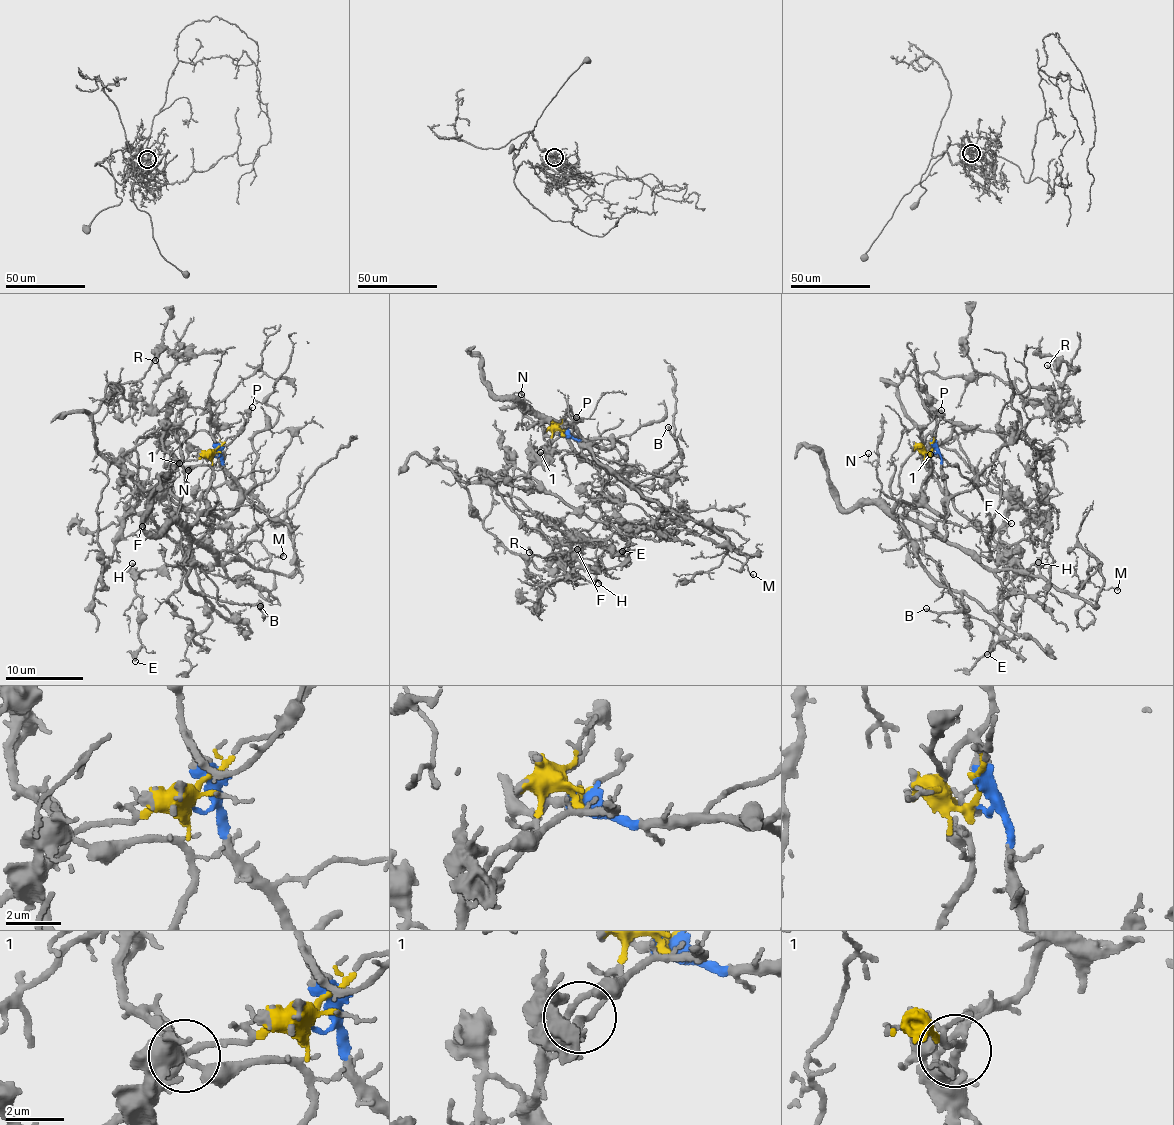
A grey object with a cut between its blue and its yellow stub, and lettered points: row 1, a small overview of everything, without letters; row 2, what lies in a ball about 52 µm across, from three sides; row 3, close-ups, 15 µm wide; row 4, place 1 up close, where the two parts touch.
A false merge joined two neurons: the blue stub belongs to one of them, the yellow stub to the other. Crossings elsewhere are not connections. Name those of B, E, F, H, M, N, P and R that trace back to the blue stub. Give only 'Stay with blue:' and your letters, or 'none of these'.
Stay with blue: B, M, N

